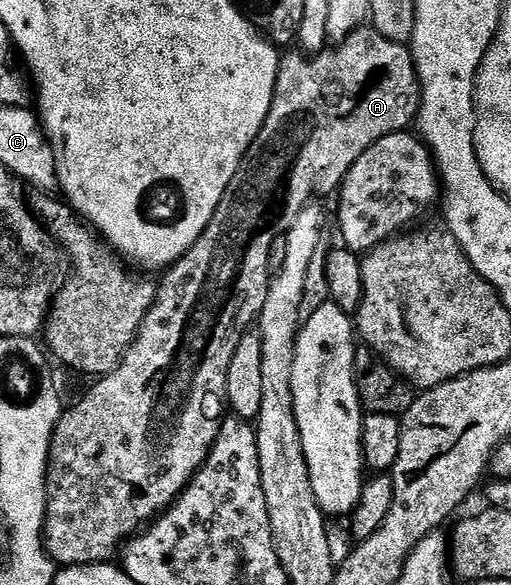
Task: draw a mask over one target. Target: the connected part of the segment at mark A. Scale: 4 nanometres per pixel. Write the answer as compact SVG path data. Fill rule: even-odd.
M364 24L359 27L358 30L354 30L348 38L344 38L342 42L332 45L330 48L324 48L319 51L318 54L312 54L308 56L306 53L298 52L299 54L286 54L284 53L279 60L279 71L277 72L277 80L275 81L275 91L273 92L273 104L269 108L269 116L265 116L265 124L261 124L261 132L257 132L257 136L253 140L253 144L245 152L245 156L241 160L241 164L237 168L237 172L233 176L233 180L229 184L229 188L225 188L225 196L221 196L221 204L217 204L217 212L213 212L213 220L209 220L209 228L205 228L205 232L201 232L201 236L197 240L197 244L193 244L193 248L189 248L189 252L183 255L174 266L170 267L162 275L163 283L160 281L157 286L157 293L155 296L155 303L149 308L149 312L145 316L145 320L141 324L141 328L135 334L133 344L123 354L122 360L119 361L119 366L115 370L110 370L109 373L102 375L98 379L99 382L75 407L64 409L61 417L59 417L59 423L55 426L55 432L51 436L51 454L47 458L47 515L43 521L43 547L46 548L47 554L50 556L51 561L58 564L60 567L64 566L92 566L95 562L107 562L108 560L120 553L121 547L128 540L135 537L140 533L152 520L159 517L184 490L187 489L187 485L191 483L191 479L195 477L195 473L201 469L205 464L205 460L209 456L209 452L213 448L213 444L217 440L219 435L220 425L225 417L225 399L227 393L225 392L225 380L229 376L229 363L233 360L233 352L237 352L237 344L241 344L241 340L247 333L256 325L261 308L265 304L265 296L267 295L267 287L271 285L271 279L273 272L269 268L269 252L273 248L273 240L284 237L287 233L287 229L293 224L293 220L297 220L297 212L301 212L301 208L307 206L307 203L312 201L313 195L311 194L316 190L317 193L334 195L338 191L339 187L343 185L345 176L353 168L353 164L357 160L361 160L361 156L365 152L369 152L369 148L373 148L373 144L377 144L377 140L381 140L385 136L390 134L402 134L408 129L407 126L416 121L419 116L419 95L421 93L419 89L419 73L415 70L415 62L411 58L410 49L402 42L394 42L393 40L386 39L385 36L378 34L370 25Z

